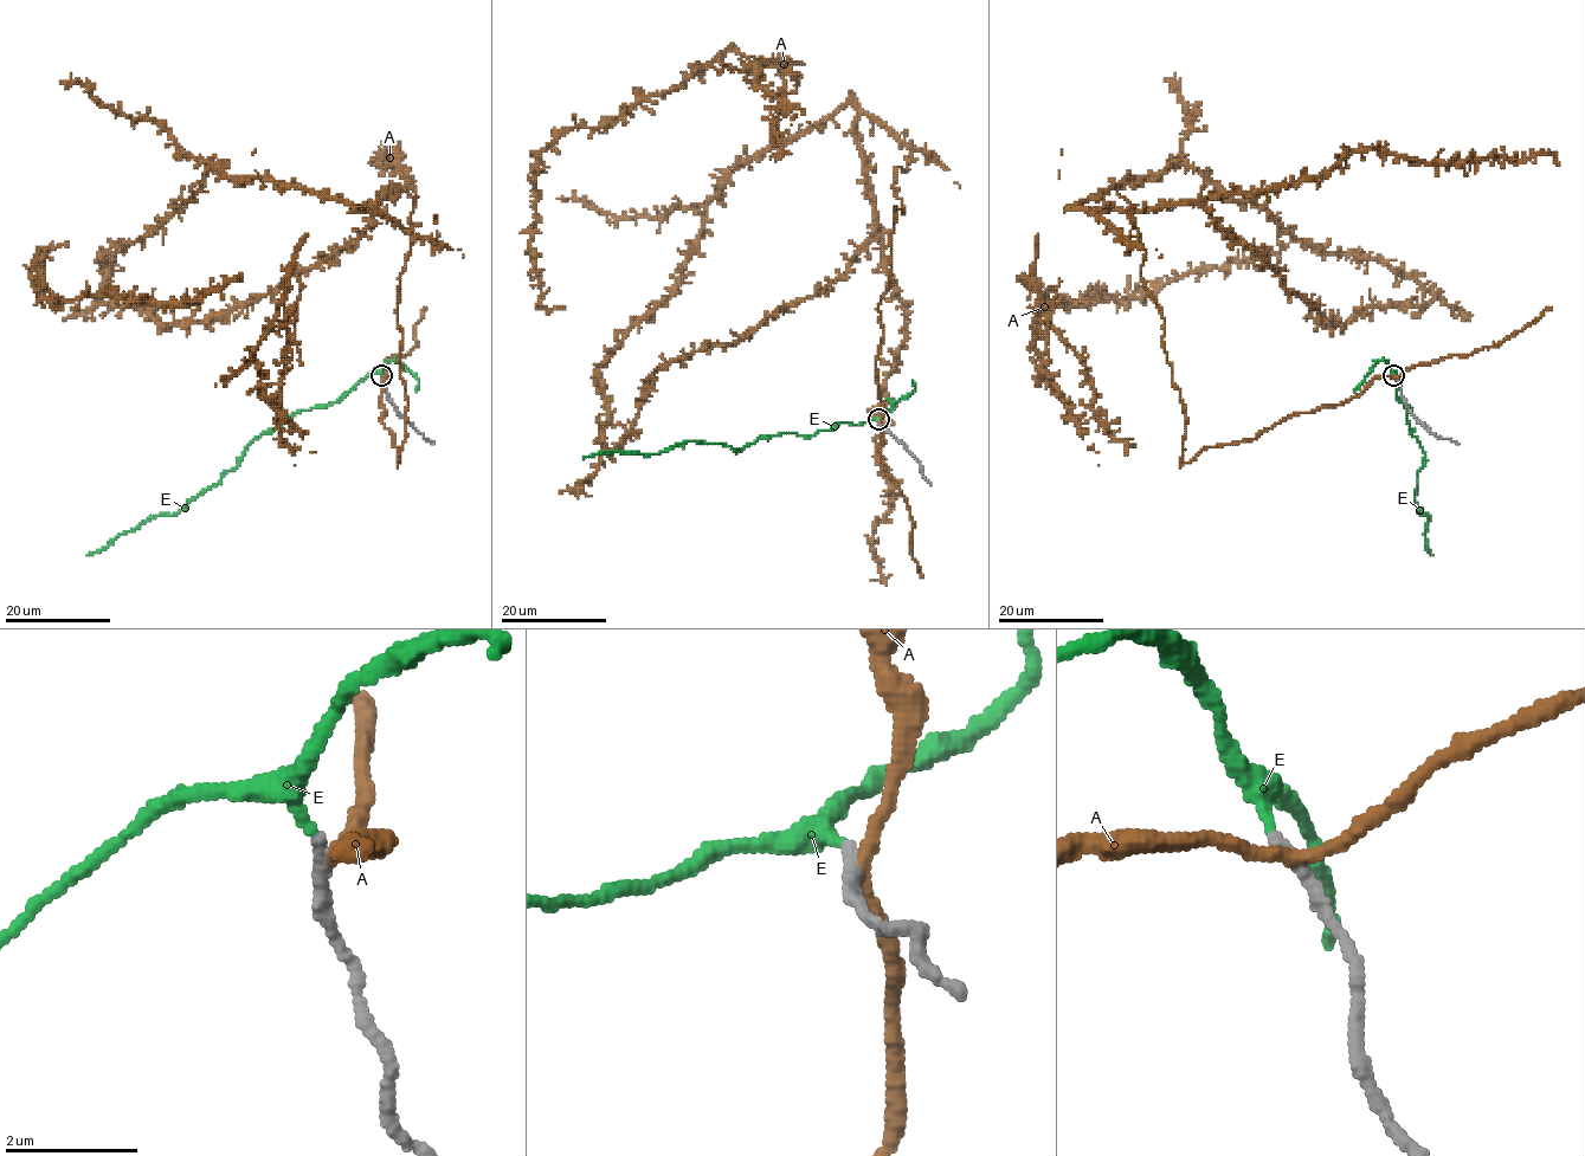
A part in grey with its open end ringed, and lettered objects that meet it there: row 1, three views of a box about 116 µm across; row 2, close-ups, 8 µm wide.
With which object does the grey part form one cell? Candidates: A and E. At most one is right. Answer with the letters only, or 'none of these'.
E

